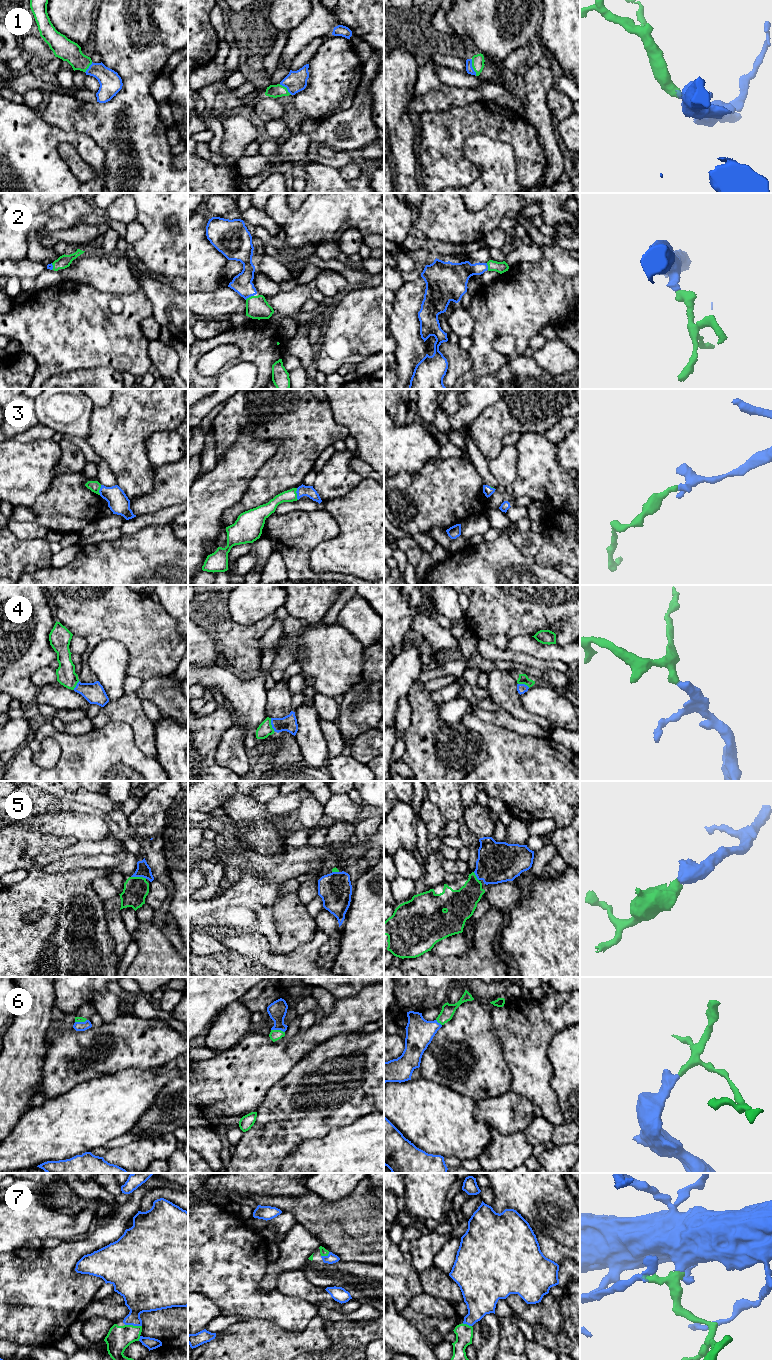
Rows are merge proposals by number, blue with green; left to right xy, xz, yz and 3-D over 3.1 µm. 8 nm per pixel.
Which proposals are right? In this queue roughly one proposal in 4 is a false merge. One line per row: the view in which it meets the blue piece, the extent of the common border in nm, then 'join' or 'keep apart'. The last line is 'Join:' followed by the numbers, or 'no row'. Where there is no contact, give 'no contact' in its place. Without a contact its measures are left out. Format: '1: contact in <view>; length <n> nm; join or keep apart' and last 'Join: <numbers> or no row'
1: contact in yz; length 140 nm; join
2: contact in xz; length 80 nm; join
3: contact in xz; length 100 nm; join
4: contact in xz; length 120 nm; join
5: contact in xy; length 130 nm; join
6: contact in xz; length 110 nm; join
7: contact in xy; length 140 nm; join
Join: 1, 2, 3, 4, 5, 6, 7

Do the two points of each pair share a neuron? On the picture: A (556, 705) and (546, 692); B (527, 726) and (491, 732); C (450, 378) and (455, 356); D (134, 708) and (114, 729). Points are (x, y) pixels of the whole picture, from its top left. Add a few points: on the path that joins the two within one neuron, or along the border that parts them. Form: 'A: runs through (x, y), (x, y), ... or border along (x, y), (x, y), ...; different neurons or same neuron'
A: runs through (553, 702), (546, 695); same neuron
B: border along (486, 721), (520, 734), (531, 735); different neurons
C: runs through (453, 373), (455, 371), (455, 361); same neuron
D: border along (98, 728), (111, 721), (124, 721), (135, 741); different neurons

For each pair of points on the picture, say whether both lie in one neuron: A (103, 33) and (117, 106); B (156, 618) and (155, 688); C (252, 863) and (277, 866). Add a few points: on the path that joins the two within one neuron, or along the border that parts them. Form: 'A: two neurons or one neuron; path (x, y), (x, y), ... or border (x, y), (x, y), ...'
A: one neuron; path (121, 51), (129, 61), (129, 88)
B: two neurons; border (171, 674), (150, 677), (143, 681)
C: one neuron; path (258, 864), (271, 866)

